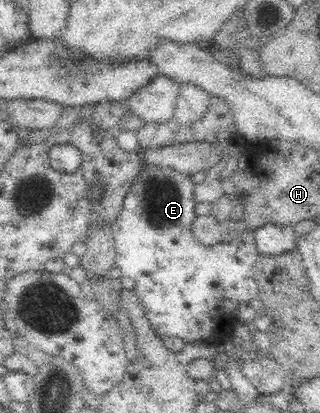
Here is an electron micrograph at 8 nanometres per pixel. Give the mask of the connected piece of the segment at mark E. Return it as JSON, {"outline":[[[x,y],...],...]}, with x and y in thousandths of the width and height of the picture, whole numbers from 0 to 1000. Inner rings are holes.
{"outline":[[[450,397],[388,475],[363,535],[347,540],[363,588],[356,644],[419,680],[413,707],[425,712],[456,775],[497,821],[550,818],[578,835],[619,826],[681,835],[706,821],[706,797],[731,799],[731,787],[744,782],[731,763],[738,743],[769,741],[784,724],[803,722],[806,688],[791,646],[813,617],[800,610],[788,554],[719,564],[713,581],[656,598],[609,581],[603,540],[619,523],[606,513],[619,492],[606,467],[613,446],[591,421]]]}

